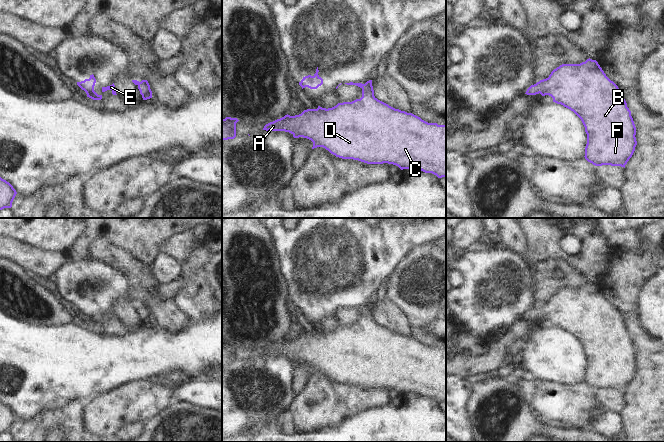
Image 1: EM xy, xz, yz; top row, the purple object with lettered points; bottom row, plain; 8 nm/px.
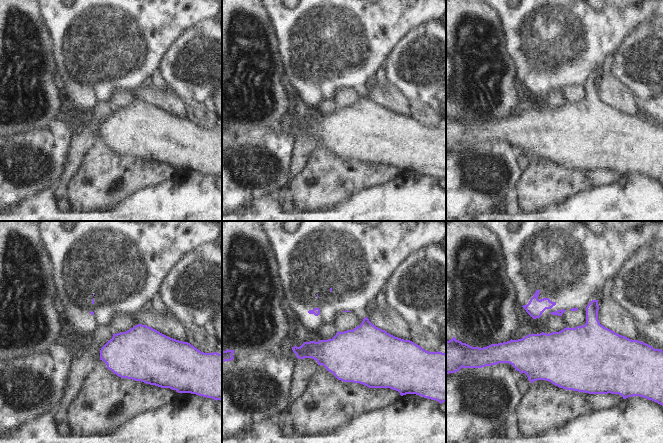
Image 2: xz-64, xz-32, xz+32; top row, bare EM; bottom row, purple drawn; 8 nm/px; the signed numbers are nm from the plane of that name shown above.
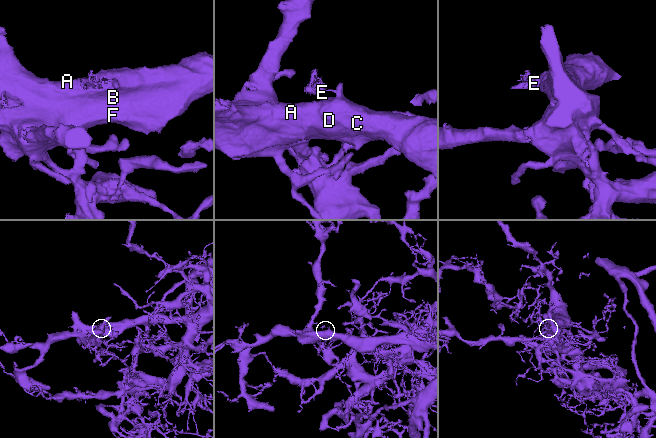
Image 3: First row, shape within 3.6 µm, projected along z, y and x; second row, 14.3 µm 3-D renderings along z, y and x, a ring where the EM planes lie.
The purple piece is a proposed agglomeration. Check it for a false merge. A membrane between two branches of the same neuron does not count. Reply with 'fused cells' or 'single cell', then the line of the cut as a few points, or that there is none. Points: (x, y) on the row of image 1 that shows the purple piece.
fused cells; cut xz (364, 84), (362, 88)

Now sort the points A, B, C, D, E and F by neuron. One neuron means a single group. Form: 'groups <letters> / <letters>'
groups A B C D F / E

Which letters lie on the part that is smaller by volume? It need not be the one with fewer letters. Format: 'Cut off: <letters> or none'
Cut off: E

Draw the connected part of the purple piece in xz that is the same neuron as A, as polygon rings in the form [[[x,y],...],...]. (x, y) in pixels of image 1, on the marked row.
[[[372,80],[367,81],[362,88],[362,97],[352,102],[338,103],[332,108],[307,109],[301,114],[277,119],[266,124],[266,131],[285,131],[294,138],[307,138],[313,142],[313,147],[323,147],[331,154],[342,159],[358,160],[367,164],[393,164],[403,169],[419,169],[425,173],[432,173],[438,178],[446,177],[446,125],[428,123],[420,117],[395,109],[378,100],[374,96]]]

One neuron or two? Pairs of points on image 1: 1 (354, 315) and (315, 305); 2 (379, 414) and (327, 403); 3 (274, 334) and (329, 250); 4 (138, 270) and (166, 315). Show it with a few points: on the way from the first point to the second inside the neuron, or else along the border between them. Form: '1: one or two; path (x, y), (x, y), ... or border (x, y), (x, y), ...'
1: two; border (336, 313), (334, 315)
2: two; border (386, 405), (357, 412), (342, 422)
3: two; border (284, 277), (289, 286), (290, 300)
4: one; path (143, 281), (146, 293), (155, 304)

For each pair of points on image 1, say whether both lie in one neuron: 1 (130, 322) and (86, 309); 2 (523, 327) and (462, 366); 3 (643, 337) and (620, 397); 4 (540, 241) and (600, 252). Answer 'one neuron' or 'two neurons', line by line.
1: two neurons
2: one neuron
3: two neurons
4: one neuron

